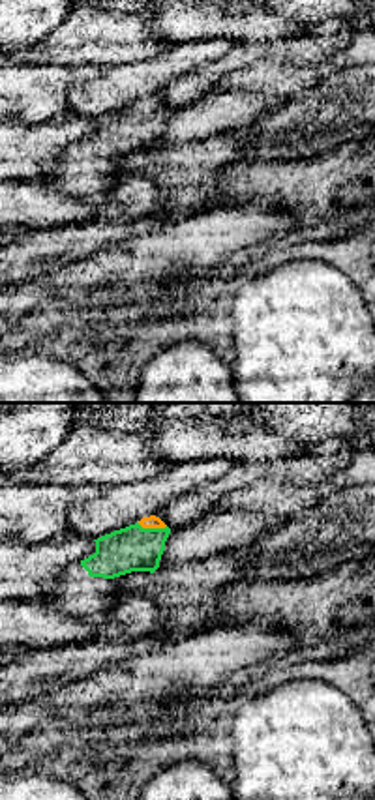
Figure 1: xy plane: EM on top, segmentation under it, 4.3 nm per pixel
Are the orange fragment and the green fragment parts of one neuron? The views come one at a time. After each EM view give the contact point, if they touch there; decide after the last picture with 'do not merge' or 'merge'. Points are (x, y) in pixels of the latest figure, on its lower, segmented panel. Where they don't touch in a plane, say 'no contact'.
(152, 527)

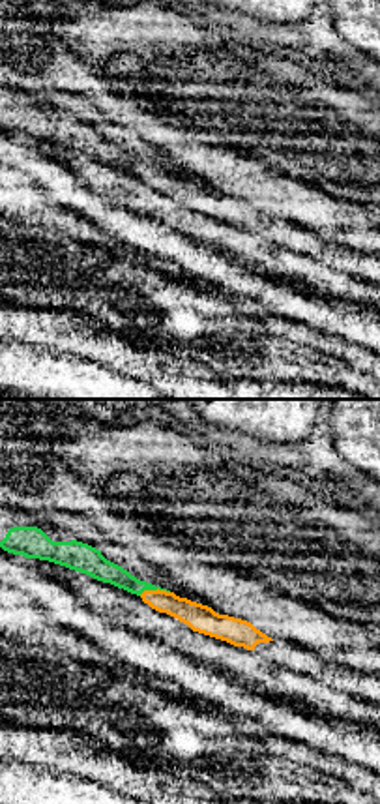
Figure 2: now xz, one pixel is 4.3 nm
(154, 591)

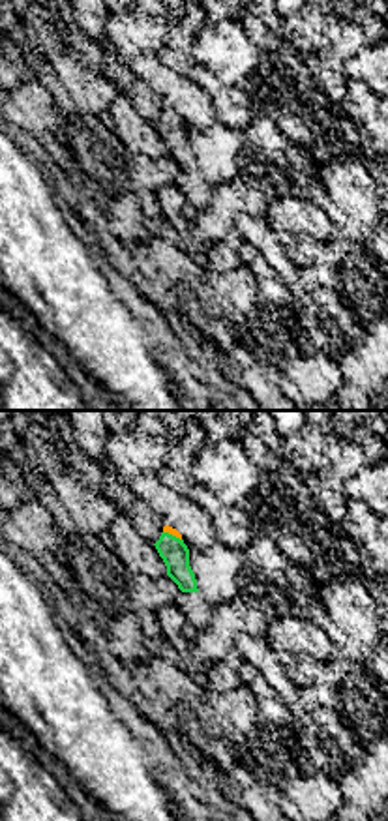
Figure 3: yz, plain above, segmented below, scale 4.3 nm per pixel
(173, 535)

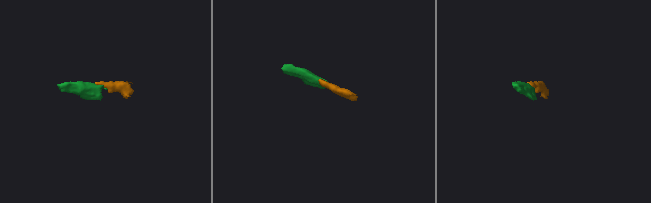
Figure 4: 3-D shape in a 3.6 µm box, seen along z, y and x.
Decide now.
merge

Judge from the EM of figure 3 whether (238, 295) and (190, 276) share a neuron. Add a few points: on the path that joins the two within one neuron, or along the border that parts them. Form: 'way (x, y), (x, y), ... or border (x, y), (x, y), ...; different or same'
way (227, 285), (201, 278); same

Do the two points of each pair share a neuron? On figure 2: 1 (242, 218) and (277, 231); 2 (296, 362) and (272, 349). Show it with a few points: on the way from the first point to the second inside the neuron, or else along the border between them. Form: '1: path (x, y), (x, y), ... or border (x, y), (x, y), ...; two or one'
1: path (251, 218), (268, 229); one
2: path (291, 362), (277, 355); one

